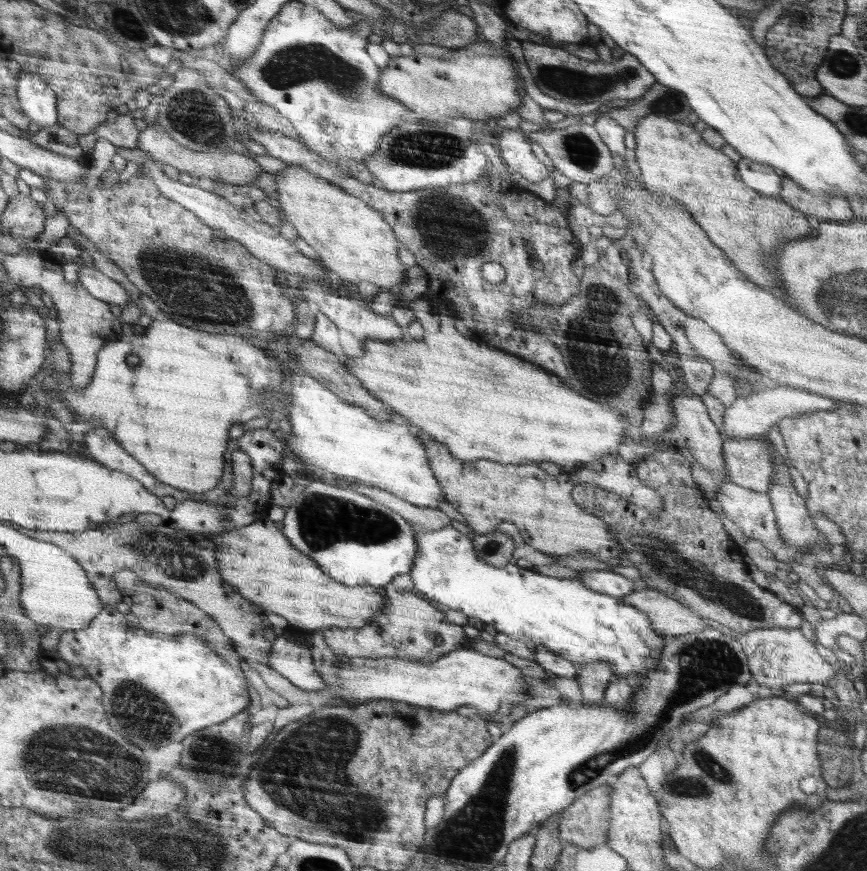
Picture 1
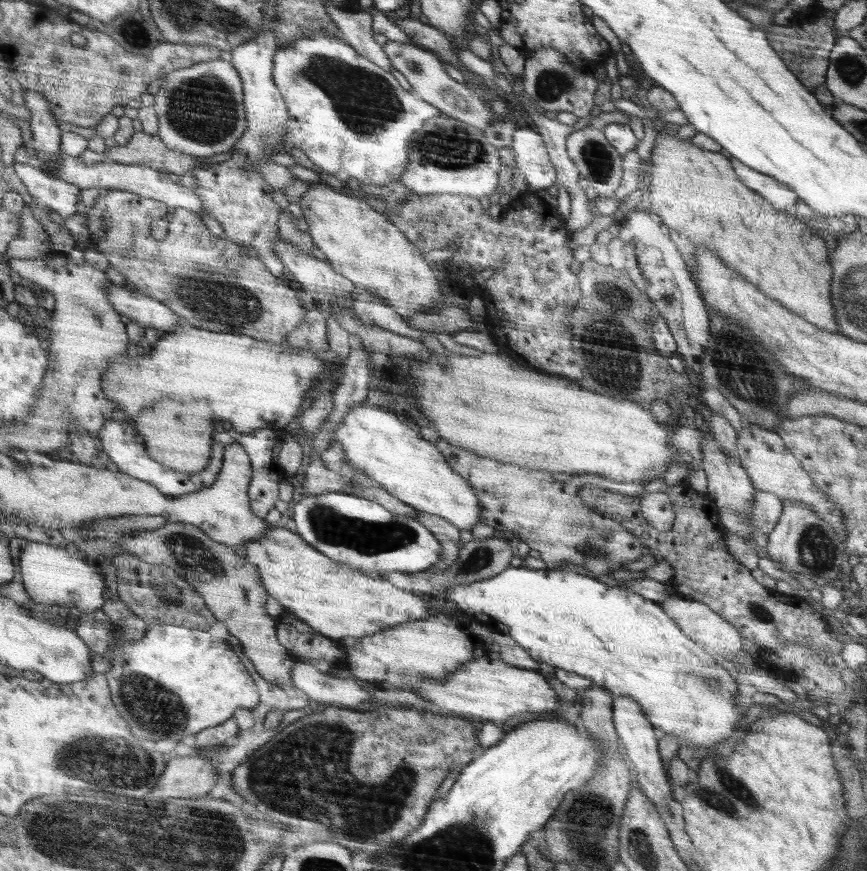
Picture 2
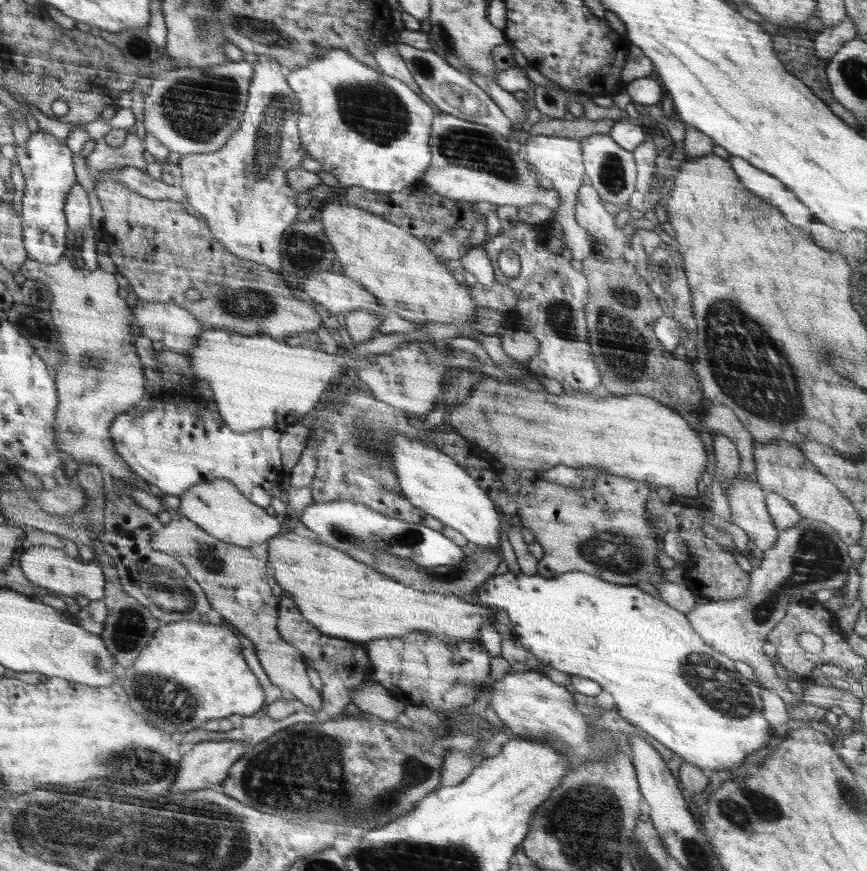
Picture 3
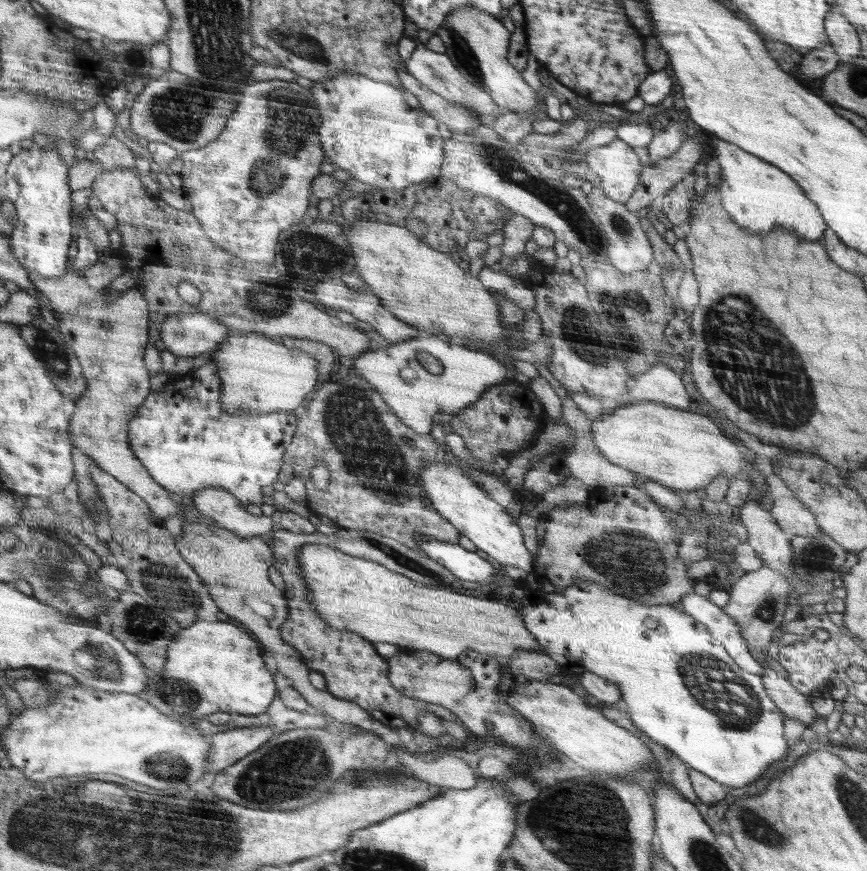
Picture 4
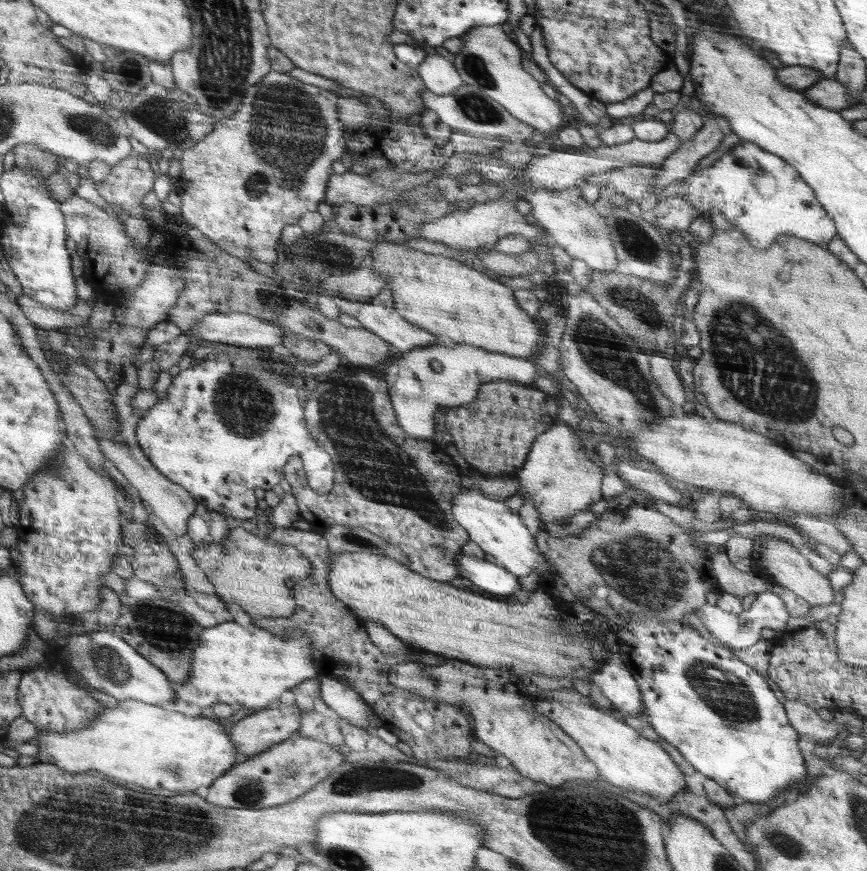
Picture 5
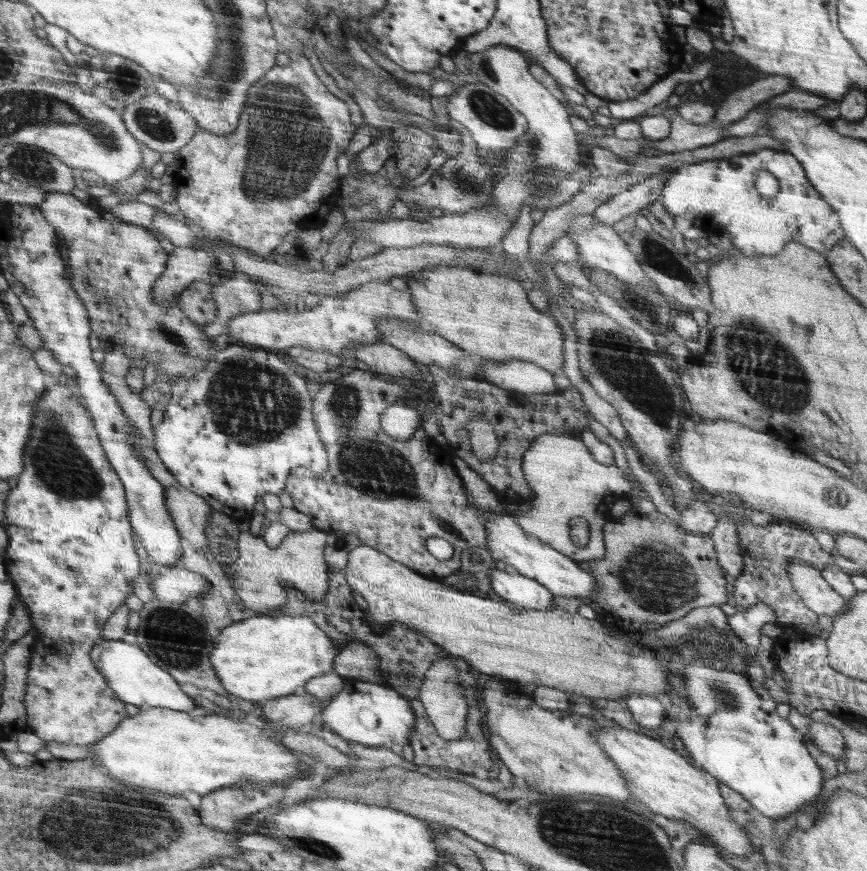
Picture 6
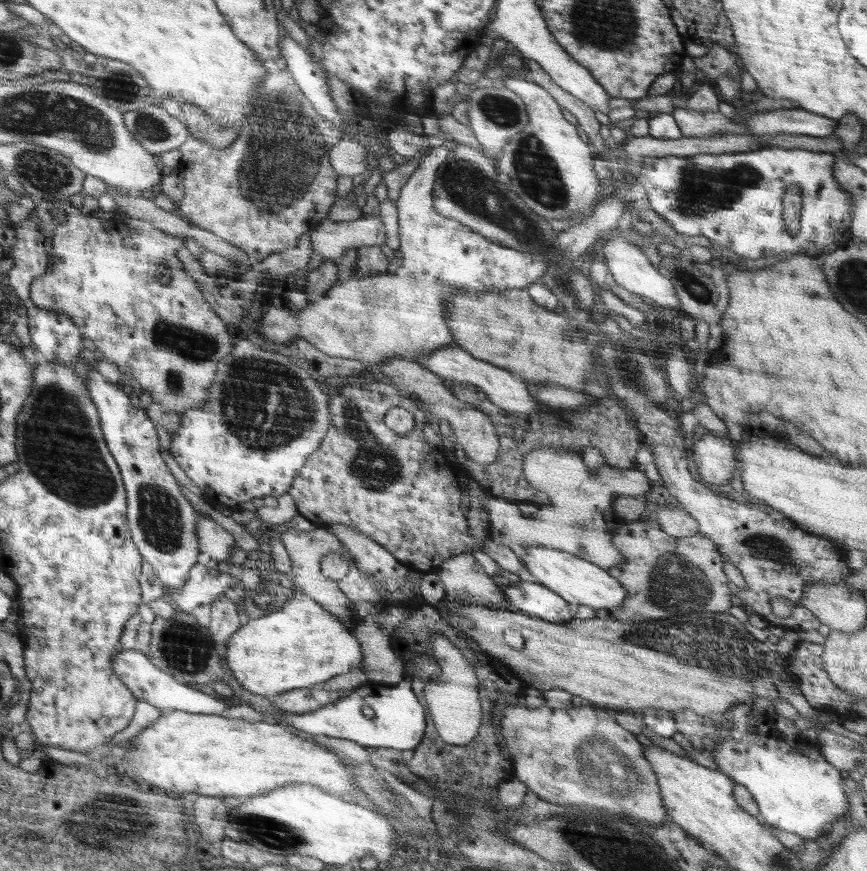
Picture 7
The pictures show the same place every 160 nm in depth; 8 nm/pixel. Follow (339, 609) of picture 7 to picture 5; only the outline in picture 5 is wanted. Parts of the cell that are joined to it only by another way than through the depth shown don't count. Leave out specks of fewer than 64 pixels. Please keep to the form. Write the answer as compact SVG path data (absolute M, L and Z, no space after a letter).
M242 527L230 529L219 543L198 543L190 553L214 584L215 594L224 601L225 607L238 604L252 619L292 616L294 600L284 581L305 579L312 572L309 560L294 545L284 544L282 549L274 543L270 546Z

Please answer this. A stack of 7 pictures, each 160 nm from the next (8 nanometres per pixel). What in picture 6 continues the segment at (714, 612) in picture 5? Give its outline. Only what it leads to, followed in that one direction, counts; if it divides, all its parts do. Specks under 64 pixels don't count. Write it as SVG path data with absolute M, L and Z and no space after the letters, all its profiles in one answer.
M763 602L749 606L747 609L739 609L727 620L727 625L733 630L733 633L744 644L754 649L759 646L761 630L768 623L779 625L774 609Z

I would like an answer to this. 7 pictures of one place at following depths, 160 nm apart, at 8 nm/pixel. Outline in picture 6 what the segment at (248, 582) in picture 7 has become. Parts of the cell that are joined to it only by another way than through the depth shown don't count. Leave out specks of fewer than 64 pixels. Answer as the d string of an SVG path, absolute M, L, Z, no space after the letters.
M172 567L164 575L157 575L150 581L153 595L164 603L184 604L190 596L200 596L212 589L206 577L196 572L188 572L184 567Z

